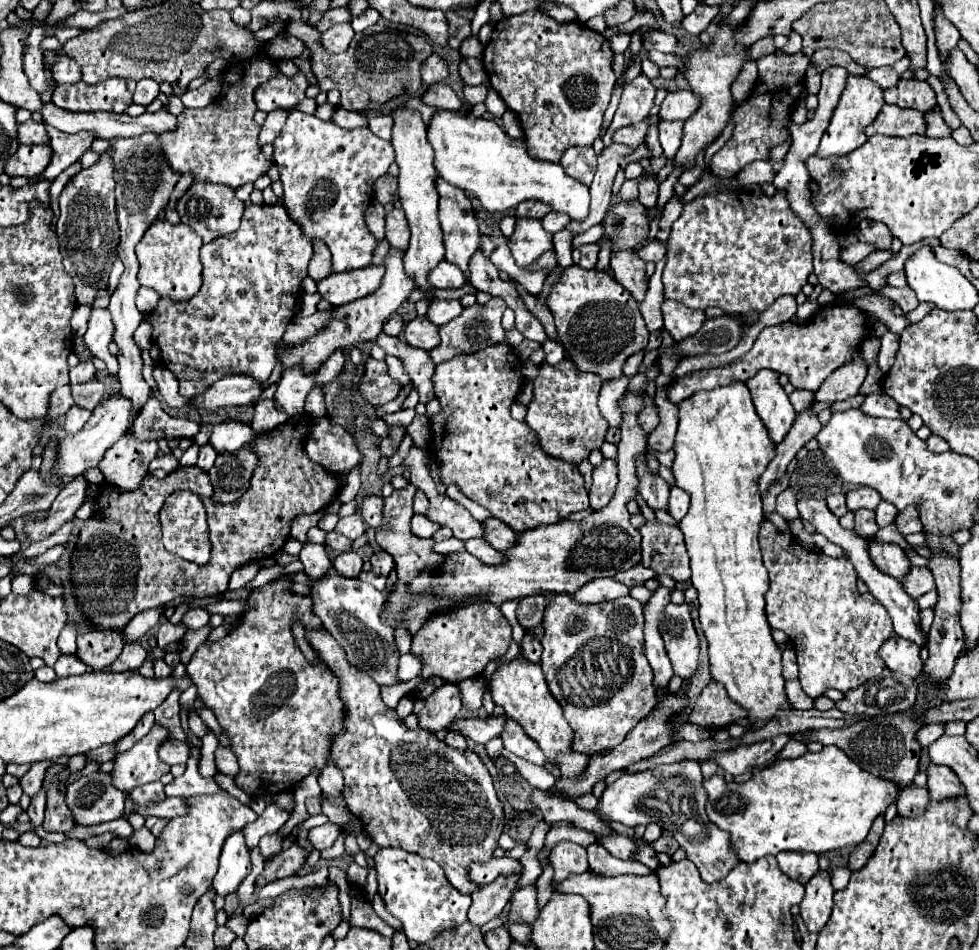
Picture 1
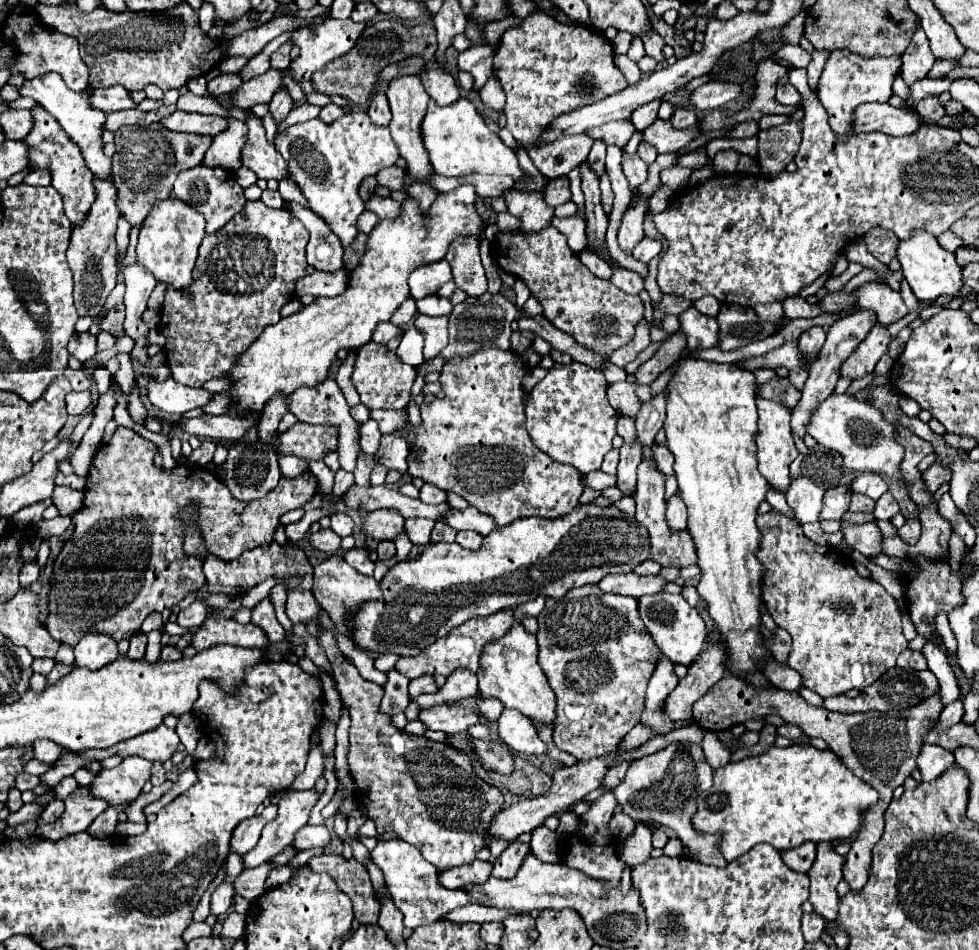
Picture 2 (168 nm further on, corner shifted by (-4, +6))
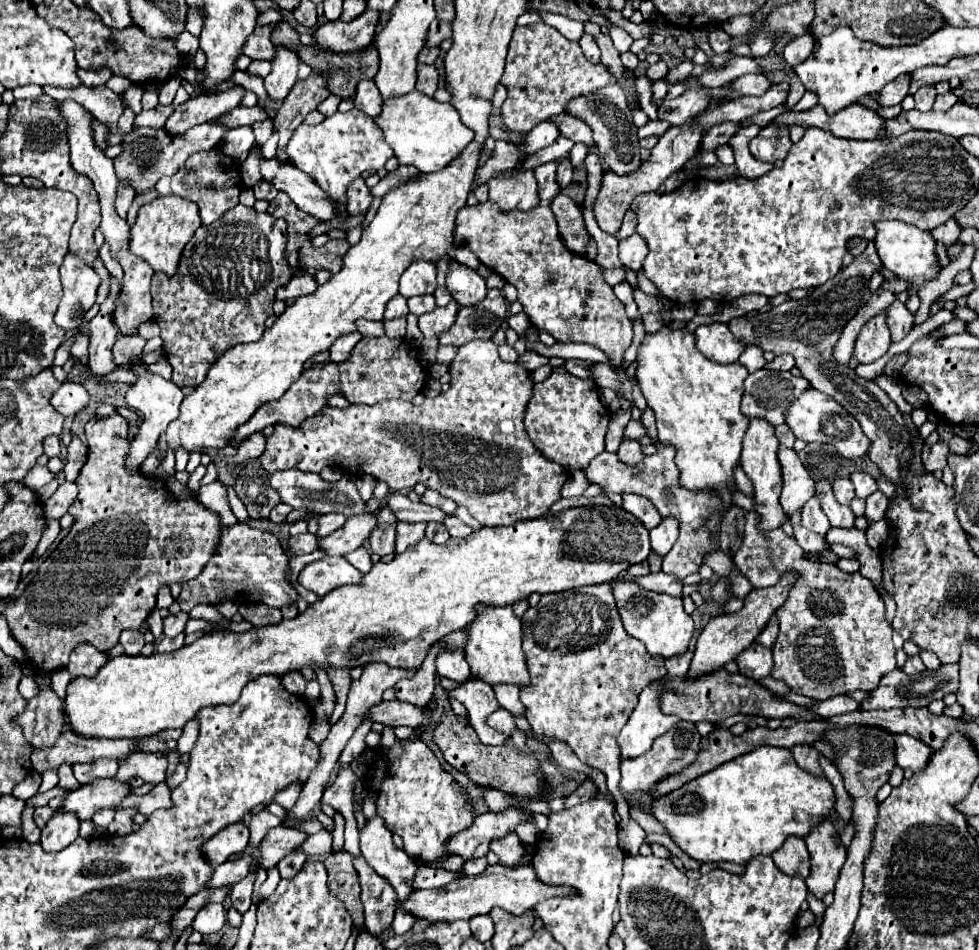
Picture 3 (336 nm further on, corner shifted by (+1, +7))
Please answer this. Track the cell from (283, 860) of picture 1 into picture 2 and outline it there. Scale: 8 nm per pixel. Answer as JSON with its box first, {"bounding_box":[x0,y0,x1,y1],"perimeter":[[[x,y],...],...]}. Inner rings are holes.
{"bounding_box":[233,862,271,902],"perimeter":[[[265,862],[263,866],[257,866],[257,868],[249,868],[249,870],[243,870],[239,874],[239,878],[233,880],[233,888],[235,888],[235,894],[237,896],[243,896],[245,900],[253,902],[255,898],[259,898],[259,894],[263,894],[263,884],[265,884],[265,878],[269,874],[271,866]]]}

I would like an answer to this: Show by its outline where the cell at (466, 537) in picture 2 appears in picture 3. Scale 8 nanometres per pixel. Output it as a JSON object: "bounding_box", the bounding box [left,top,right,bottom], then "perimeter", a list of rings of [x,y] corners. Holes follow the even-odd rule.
{"bounding_box":[444,515,472,539],"perimeter":[[[450,515],[450,517],[446,517],[446,521],[444,521],[444,525],[446,525],[446,529],[448,529],[448,533],[450,533],[450,537],[458,537],[458,539],[462,539],[462,537],[468,537],[470,533],[472,533],[472,527],[468,527],[468,525],[464,525],[460,519],[456,519],[454,515]]]}

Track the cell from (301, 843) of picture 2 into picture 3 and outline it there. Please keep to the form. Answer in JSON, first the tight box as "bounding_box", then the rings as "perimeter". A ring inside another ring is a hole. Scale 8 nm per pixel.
{"bounding_box":[260,827,306,869],"perimeter":[[[274,827],[268,831],[268,835],[262,839],[262,855],[260,855],[260,865],[264,869],[278,865],[282,857],[286,857],[290,851],[298,849],[306,841],[306,833],[294,827]]]}

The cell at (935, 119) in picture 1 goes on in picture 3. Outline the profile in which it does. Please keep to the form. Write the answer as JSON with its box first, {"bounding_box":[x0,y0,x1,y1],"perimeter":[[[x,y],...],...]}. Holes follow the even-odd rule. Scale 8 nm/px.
{"bounding_box":[914,85,936,111],"perimeter":[[[924,85],[914,93],[914,99],[916,99],[918,111],[930,111],[934,105],[934,99],[936,99],[936,89],[932,85]]]}

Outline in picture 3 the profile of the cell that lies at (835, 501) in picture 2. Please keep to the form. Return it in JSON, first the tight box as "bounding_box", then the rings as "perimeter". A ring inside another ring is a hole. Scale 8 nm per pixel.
{"bounding_box":[802,497,830,535],"perimeter":[[[812,497],[804,509],[802,509],[802,525],[820,533],[820,535],[826,535],[826,531],[830,529],[830,521],[828,517],[822,513],[822,507],[818,503],[818,497]]]}

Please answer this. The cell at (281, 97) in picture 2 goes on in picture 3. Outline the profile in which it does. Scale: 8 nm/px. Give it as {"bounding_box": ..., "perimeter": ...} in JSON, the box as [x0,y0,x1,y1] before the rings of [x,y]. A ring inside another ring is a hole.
{"bounding_box":[264,47,298,101],"perimeter":[[[284,47],[276,49],[276,57],[272,59],[272,71],[264,79],[266,91],[272,101],[284,101],[290,89],[296,83],[296,71],[298,71],[298,55],[294,51],[288,51]]]}

